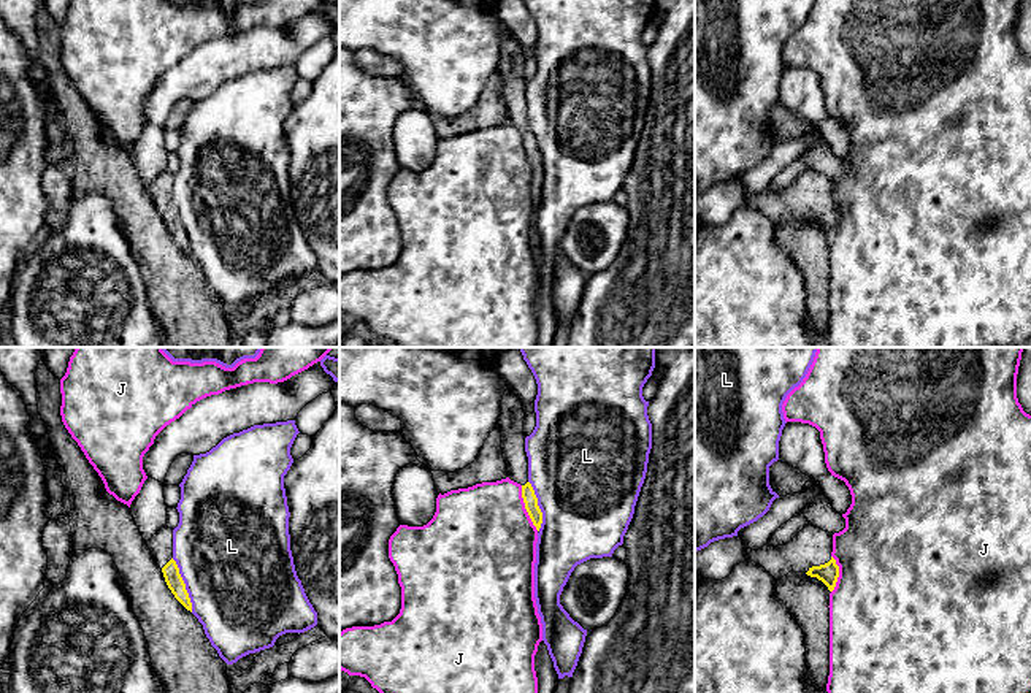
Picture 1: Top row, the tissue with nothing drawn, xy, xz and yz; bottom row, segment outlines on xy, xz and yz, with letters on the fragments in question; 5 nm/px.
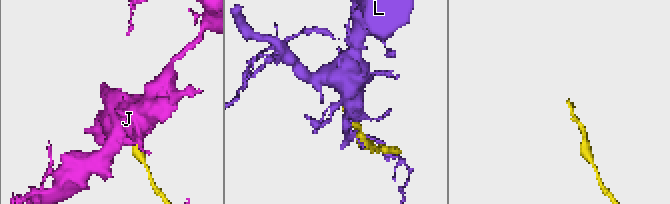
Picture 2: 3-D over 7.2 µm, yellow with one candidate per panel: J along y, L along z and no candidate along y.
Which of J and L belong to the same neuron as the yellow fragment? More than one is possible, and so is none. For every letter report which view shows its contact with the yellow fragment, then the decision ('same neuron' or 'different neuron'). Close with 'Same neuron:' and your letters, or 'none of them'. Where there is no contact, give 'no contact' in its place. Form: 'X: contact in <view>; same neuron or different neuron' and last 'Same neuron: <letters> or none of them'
J: contact in xz; different neuron
L: contact in xy; different neuron
Same neuron: none of them

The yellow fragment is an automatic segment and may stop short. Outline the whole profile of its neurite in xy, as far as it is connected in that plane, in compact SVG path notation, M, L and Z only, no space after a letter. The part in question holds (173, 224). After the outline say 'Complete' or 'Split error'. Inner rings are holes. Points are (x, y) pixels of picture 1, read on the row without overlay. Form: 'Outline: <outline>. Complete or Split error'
Outline: M165 171L157 176L148 187L149 195L154 200L159 212L163 217L165 227L174 243L192 257L192 247L186 235L186 228L179 219L179 212L173 205L173 174Z. Split error

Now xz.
Outline: M508 33L501 44L501 59L496 70L496 75L501 78L503 103L508 111L508 122L522 130L525 154L539 176L542 157L538 151L535 135L528 127L523 65L525 57L522 54L522 46Z. Split error

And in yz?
Outline: M812 170L804 171L784 190L766 189L758 195L747 193L749 203L765 212L776 225L788 217L806 217L833 236L839 222L839 211L831 197L833 179Z. Split error

